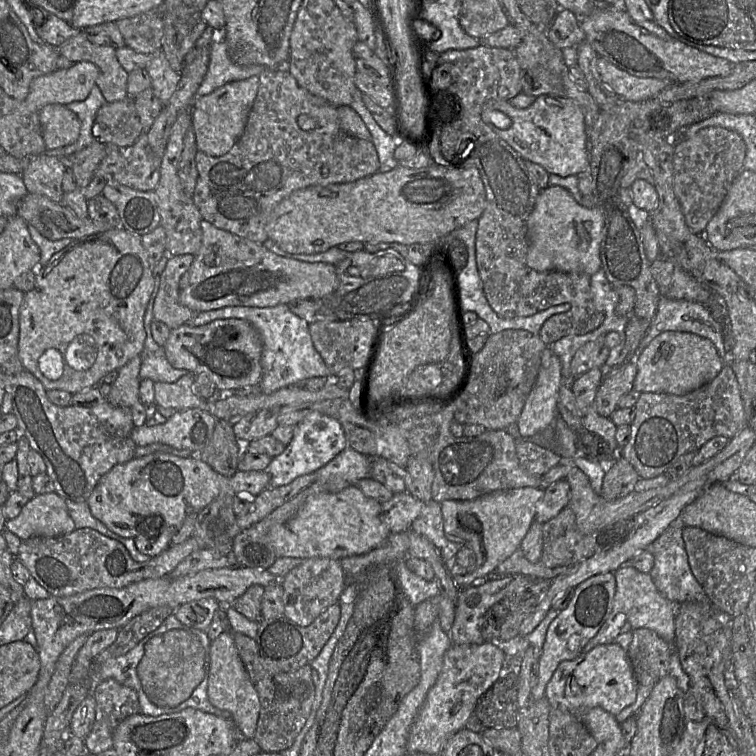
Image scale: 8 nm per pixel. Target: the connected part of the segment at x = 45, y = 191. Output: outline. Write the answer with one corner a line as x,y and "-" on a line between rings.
41,154
30,158
20,174
28,193
39,194
61,203
64,191
62,180
67,169
60,158

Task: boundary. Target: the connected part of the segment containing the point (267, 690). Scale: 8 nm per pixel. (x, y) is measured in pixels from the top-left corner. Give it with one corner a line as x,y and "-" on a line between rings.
233,632
233,639
260,701
253,739
263,752
282,752
293,744
311,711
315,696
312,667
307,664
293,672
274,672
262,660
255,639
237,632

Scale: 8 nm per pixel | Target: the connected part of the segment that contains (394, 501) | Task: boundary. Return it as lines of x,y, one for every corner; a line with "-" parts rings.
408,492
394,493
392,498
381,505
381,520
390,533
401,533
409,530
412,522
421,514
425,503

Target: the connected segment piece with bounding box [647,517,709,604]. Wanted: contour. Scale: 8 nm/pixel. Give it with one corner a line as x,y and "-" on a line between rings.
678,517
670,523
667,529
647,549
654,556
654,565
650,575
656,588
665,598
676,604
687,601
702,602
709,600
704,589
691,571
683,541
684,528
683,520

